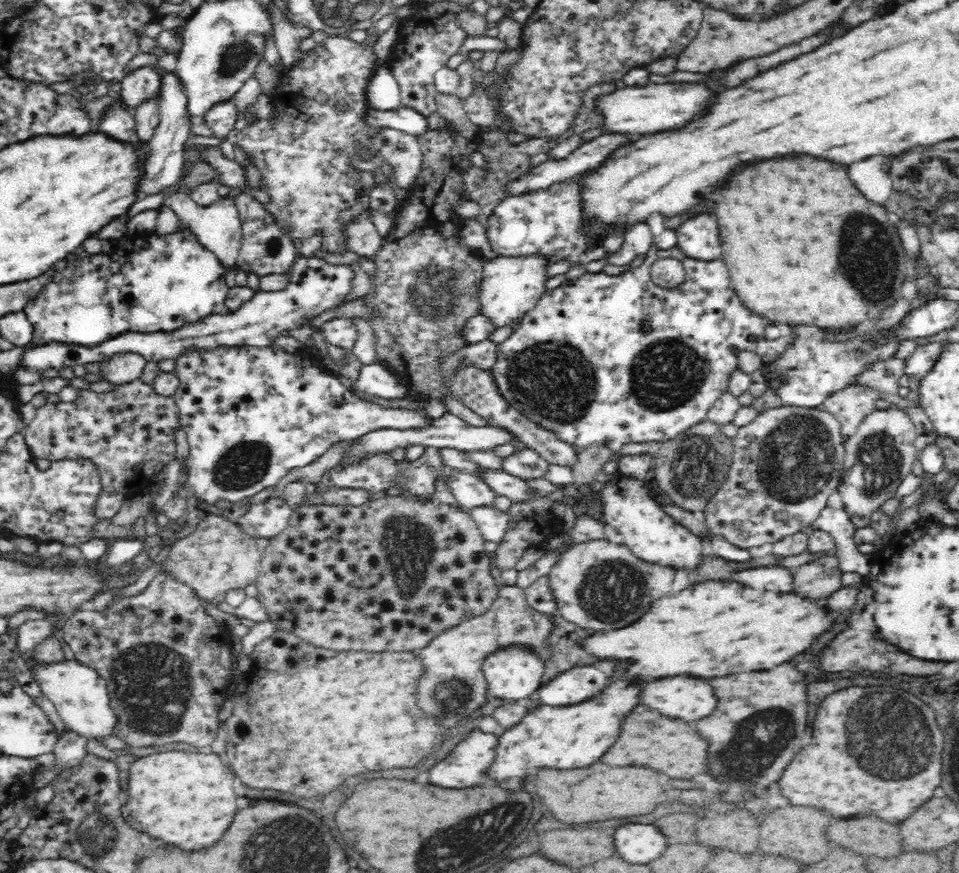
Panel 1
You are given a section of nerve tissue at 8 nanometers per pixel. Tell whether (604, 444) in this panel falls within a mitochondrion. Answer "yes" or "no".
no

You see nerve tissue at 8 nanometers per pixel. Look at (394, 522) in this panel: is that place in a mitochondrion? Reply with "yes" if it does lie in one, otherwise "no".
yes

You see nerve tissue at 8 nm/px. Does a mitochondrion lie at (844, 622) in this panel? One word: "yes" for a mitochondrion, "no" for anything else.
no

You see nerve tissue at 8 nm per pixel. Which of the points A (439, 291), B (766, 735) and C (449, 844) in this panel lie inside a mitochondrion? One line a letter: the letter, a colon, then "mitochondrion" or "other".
A: mitochondrion
B: mitochondrion
C: mitochondrion

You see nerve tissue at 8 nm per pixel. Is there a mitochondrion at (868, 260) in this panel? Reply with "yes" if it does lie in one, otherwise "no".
yes

